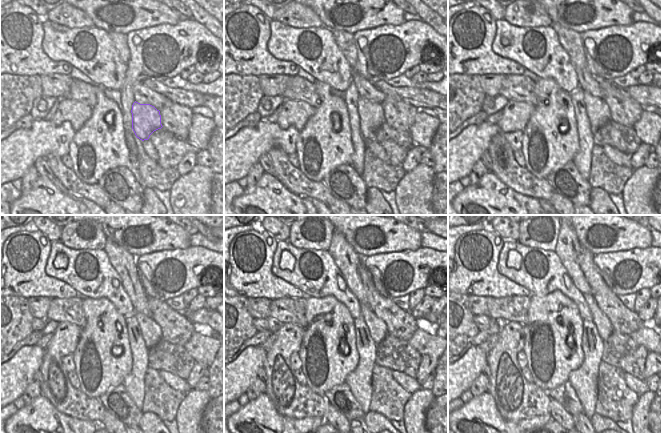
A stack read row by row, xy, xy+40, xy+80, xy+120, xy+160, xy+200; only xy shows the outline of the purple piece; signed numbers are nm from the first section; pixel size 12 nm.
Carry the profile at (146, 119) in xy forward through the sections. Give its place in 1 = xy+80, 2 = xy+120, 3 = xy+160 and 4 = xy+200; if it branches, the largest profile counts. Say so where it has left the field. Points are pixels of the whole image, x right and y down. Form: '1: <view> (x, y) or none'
1: xy+80 (598, 112)
2: xy+120 (151, 332)
3: xy+160 (377, 327)
4: xy+200 (604, 327)

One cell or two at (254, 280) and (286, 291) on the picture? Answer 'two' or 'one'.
one

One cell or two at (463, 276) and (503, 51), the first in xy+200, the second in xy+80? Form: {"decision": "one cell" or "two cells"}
{"decision": "two cells"}

